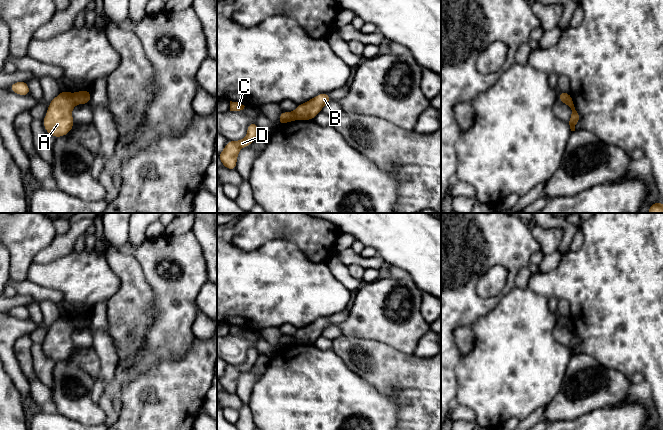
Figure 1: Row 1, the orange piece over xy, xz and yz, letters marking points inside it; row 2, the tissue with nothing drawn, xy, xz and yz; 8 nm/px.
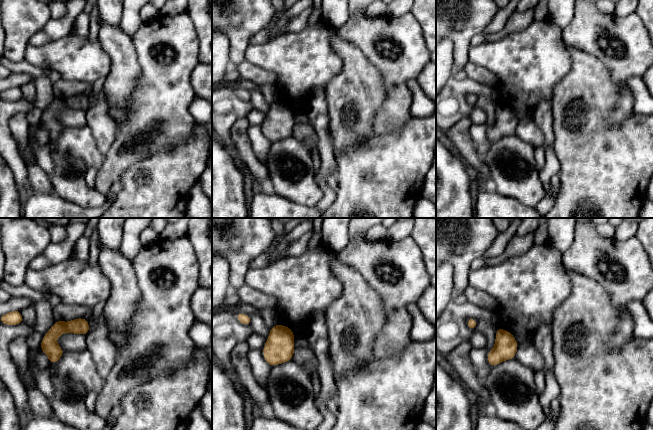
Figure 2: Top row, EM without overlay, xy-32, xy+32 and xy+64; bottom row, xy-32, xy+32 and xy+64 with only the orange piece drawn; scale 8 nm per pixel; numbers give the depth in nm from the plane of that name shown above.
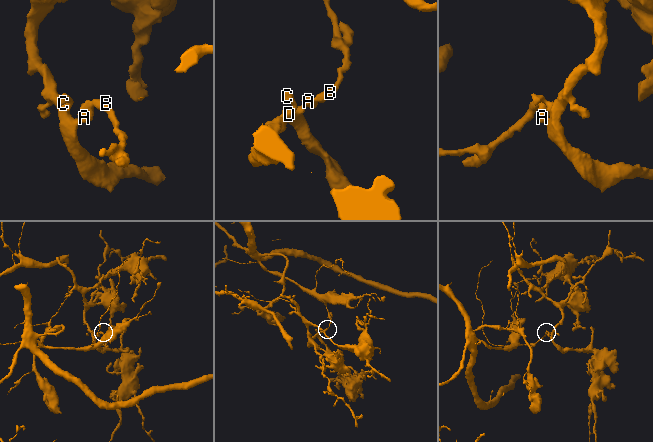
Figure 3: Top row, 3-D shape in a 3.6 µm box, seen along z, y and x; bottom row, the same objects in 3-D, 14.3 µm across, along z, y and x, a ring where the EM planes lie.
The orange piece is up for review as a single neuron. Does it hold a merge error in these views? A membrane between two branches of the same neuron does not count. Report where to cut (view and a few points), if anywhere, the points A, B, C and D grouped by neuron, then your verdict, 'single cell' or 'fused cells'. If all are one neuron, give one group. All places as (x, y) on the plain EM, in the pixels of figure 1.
cut xy (71, 318), (76, 328); groups A C D / B; fused cells

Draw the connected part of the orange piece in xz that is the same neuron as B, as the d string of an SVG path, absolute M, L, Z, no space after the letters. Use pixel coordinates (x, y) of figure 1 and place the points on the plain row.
M322 317L307 326L297 330L294 337L297 343L313 344L315 340L322 335L325 328L329 327L331 322L328 317Z

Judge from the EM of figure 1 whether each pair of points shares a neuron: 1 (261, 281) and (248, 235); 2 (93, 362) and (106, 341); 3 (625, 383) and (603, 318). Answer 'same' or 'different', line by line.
1: different
2: different
3: different

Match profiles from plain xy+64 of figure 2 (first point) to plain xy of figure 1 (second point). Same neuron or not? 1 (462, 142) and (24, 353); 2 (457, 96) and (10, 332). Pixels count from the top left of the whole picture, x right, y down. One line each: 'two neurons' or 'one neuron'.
1: one neuron
2: one neuron

